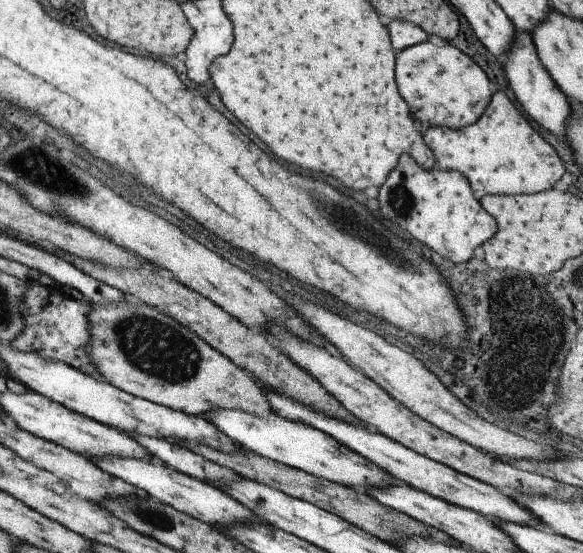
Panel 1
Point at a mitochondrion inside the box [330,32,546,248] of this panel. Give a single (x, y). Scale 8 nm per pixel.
(400, 201)

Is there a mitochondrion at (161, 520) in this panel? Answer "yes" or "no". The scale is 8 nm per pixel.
yes

